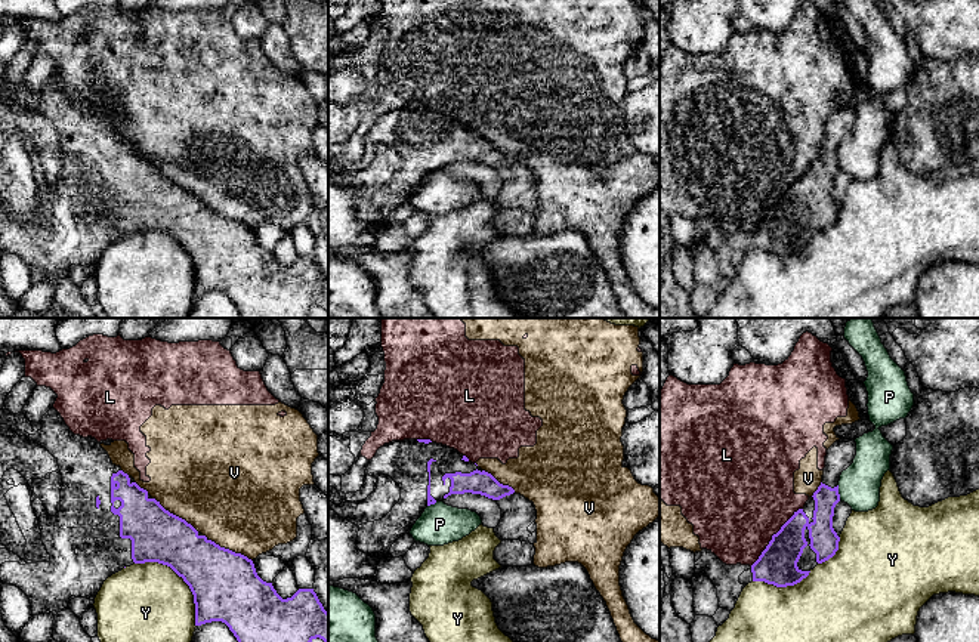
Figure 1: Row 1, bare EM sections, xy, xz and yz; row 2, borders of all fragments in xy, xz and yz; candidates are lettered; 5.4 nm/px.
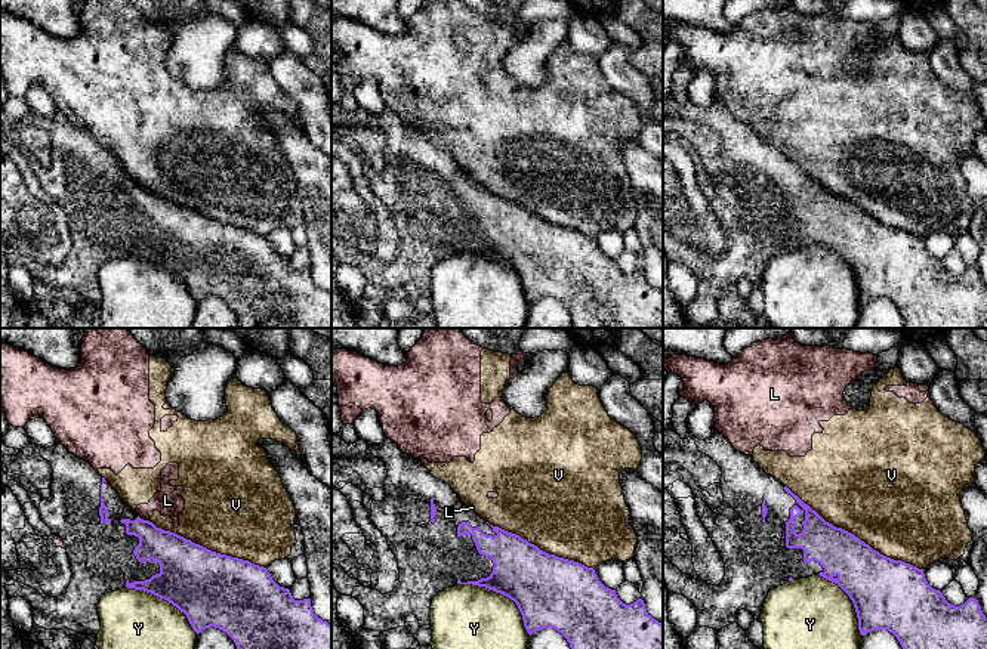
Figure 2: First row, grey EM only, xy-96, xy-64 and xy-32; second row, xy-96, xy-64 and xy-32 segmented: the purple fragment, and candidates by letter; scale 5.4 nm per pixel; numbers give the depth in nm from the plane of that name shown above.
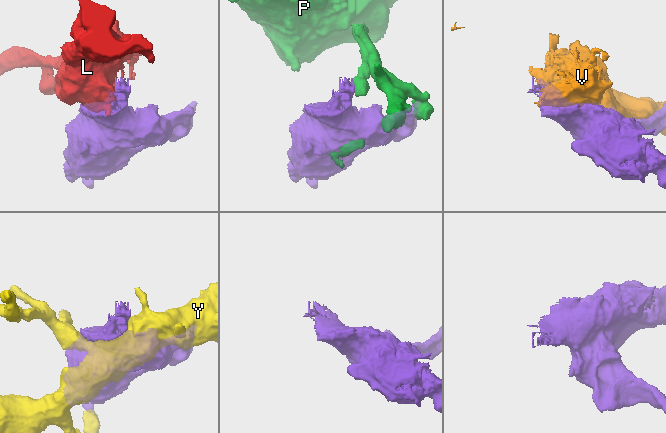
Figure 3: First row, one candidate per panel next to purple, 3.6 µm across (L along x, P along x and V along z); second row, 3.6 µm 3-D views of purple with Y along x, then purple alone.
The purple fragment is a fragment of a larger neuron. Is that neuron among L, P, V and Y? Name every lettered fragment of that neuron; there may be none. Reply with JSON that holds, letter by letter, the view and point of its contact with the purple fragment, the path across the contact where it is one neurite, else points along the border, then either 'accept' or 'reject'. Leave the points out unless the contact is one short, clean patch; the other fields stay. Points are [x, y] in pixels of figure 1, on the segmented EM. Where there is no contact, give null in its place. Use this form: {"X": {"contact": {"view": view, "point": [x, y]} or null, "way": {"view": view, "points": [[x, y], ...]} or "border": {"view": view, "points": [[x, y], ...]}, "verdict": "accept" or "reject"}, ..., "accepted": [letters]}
{"L": {"contact": {"view": "yz", "point": [772, 536]}, "verdict": "reject"}, "P": {"contact": {"view": "yz", "point": [837, 491]}, "verdict": "reject"}, "V": {"contact": {"view": "xy", "point": [228, 549]}, "verdict": "reject"}, "Y": {"contact": {"view": "xy", "point": [182, 577]}, "verdict": "reject"}, "accepted": []}

